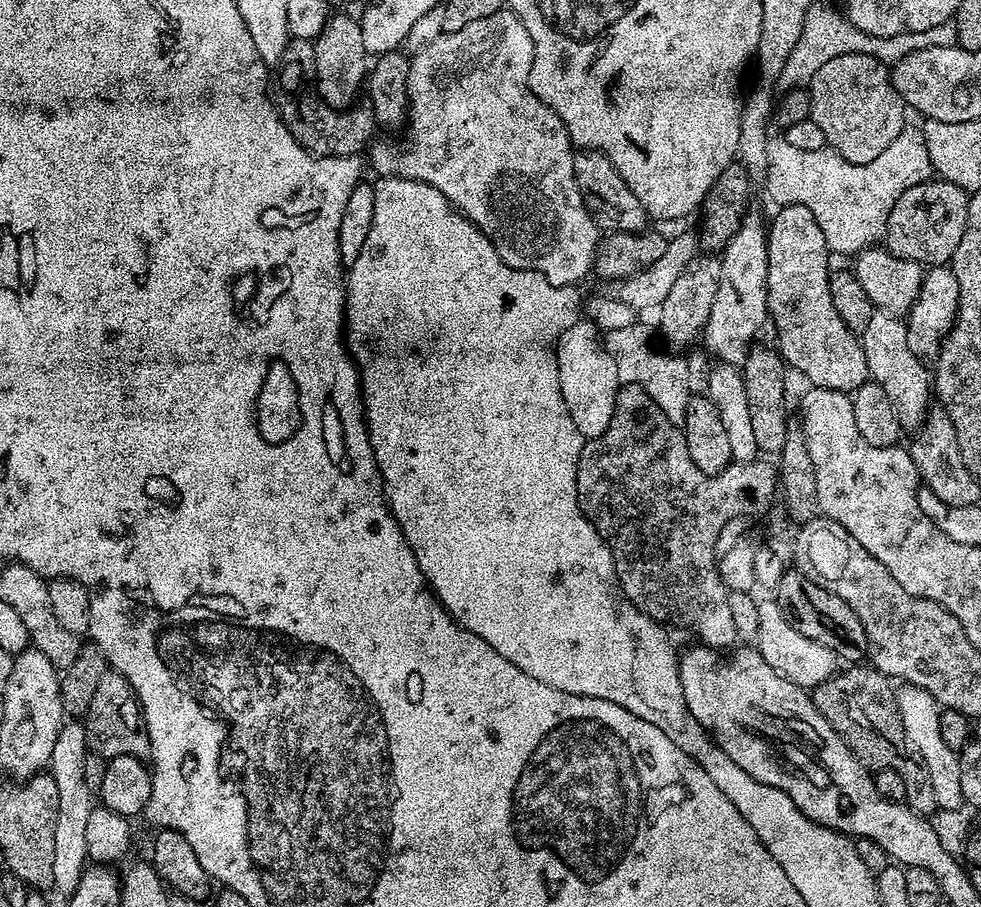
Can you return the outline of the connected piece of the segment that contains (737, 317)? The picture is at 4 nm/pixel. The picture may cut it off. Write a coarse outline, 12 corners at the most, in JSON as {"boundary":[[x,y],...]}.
{"boundary":[[749,210],[719,253],[702,344],[743,365],[769,323],[768,230]]}

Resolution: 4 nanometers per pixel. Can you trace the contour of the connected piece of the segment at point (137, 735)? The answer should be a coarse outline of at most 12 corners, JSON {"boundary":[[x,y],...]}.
{"boundary":[[111,670],[82,717],[89,749],[149,755],[136,691]]}

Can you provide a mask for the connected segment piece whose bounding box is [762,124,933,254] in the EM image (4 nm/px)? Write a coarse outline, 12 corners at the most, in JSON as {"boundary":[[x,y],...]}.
{"boundary":[[906,124],[874,162],[772,138],[762,183],[806,206],[832,254],[884,240],[894,202],[933,175]]}

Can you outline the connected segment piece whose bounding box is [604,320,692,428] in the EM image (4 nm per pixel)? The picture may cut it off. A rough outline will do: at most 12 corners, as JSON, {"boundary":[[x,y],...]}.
{"boundary":[[654,330],[605,333],[621,385],[646,390],[681,428],[692,397],[687,362]]}

